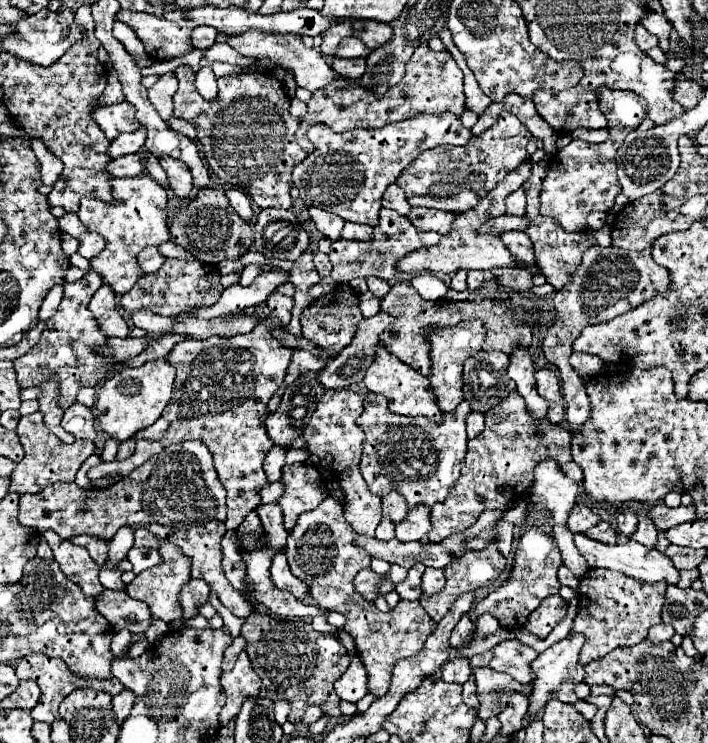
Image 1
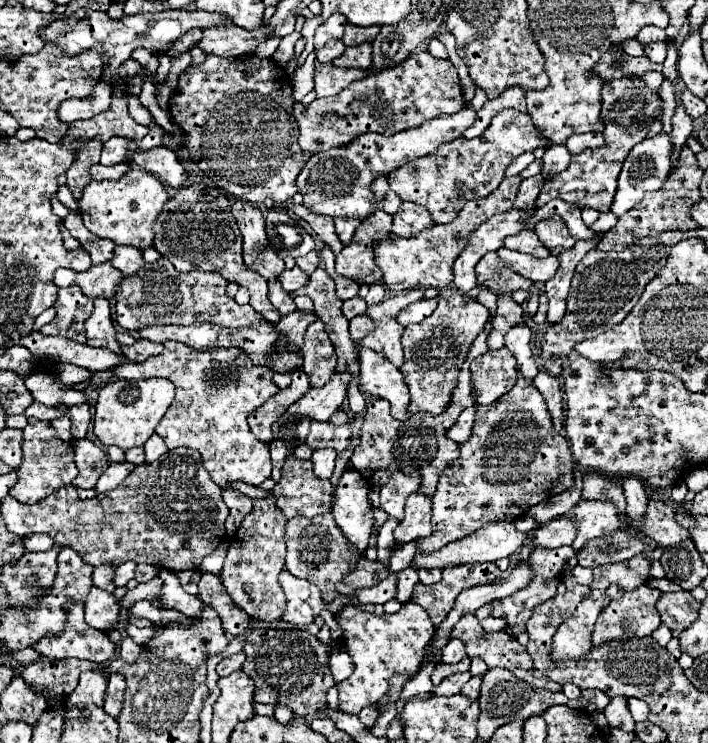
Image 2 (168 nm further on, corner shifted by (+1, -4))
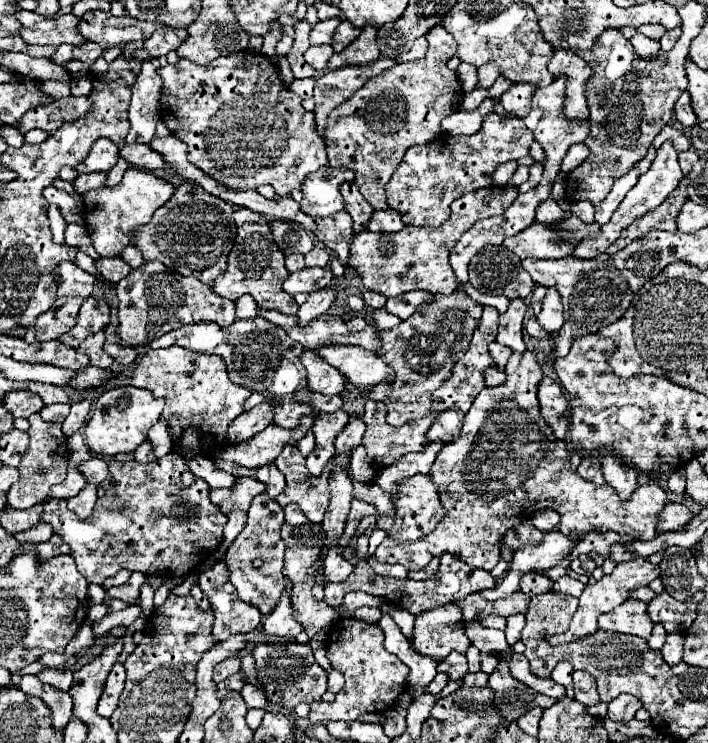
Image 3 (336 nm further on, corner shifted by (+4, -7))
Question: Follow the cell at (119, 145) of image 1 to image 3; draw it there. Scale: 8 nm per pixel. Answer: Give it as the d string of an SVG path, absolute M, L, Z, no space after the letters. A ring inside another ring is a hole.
M98 139L88 157L76 167L78 173L92 173L92 171L104 171L108 173L118 161L118 147L110 139Z

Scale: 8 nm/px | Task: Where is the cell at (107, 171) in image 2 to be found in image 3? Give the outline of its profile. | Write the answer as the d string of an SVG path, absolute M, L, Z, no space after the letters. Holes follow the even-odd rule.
M80 173L74 181L74 189L82 195L84 191L90 191L90 189L98 189L98 187L104 187L106 185L106 173Z

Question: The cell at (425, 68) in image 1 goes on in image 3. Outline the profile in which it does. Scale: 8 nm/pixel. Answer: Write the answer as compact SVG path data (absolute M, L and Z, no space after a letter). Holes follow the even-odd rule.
M440 25L433 27L425 37L428 53L424 59L398 63L382 71L348 101L338 105L326 121L322 137L330 165L354 169L354 183L374 209L388 209L384 185L390 181L406 149L434 141L442 133L440 121L460 109L462 87L456 73L446 67L446 61L456 53L454 37Z

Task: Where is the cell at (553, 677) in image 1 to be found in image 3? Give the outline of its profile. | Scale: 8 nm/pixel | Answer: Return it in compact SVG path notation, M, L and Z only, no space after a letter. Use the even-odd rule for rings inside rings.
M634 557L634 559L630 559L630 561L618 563L610 575L604 575L604 577L602 577L600 581L596 581L594 585L586 585L586 587L584 587L584 591L582 591L582 595L580 595L580 605L578 605L572 621L570 621L568 630L562 634L554 635L554 637L550 636L550 641L552 641L550 644L558 645L565 642L574 642L578 641L578 639L584 639L584 637L588 637L588 635L592 635L592 633L596 633L596 631L598 631L598 617L600 617L602 613L608 613L608 611L616 609L618 605L622 605L622 603L630 597L630 591L638 589L640 585L648 585L648 583L654 581L658 575L660 575L658 565L652 565L650 561L646 561L646 559L642 559L642 557Z

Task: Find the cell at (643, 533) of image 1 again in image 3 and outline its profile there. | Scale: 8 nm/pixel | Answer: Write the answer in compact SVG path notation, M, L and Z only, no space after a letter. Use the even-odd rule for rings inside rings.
M610 453L604 455L602 467L604 467L604 477L606 477L608 485L616 489L616 493L622 501L628 501L632 497L634 489L638 487L638 473L632 467L618 461L618 457L614 457Z

